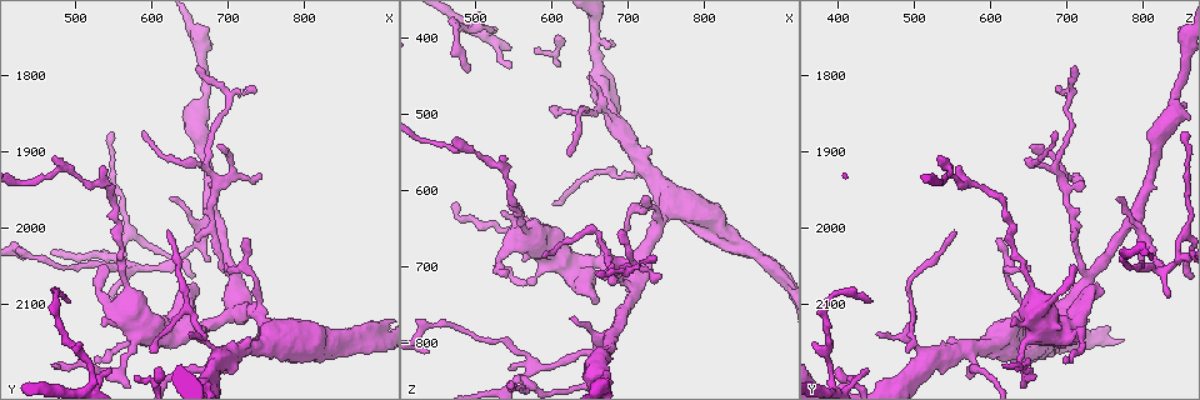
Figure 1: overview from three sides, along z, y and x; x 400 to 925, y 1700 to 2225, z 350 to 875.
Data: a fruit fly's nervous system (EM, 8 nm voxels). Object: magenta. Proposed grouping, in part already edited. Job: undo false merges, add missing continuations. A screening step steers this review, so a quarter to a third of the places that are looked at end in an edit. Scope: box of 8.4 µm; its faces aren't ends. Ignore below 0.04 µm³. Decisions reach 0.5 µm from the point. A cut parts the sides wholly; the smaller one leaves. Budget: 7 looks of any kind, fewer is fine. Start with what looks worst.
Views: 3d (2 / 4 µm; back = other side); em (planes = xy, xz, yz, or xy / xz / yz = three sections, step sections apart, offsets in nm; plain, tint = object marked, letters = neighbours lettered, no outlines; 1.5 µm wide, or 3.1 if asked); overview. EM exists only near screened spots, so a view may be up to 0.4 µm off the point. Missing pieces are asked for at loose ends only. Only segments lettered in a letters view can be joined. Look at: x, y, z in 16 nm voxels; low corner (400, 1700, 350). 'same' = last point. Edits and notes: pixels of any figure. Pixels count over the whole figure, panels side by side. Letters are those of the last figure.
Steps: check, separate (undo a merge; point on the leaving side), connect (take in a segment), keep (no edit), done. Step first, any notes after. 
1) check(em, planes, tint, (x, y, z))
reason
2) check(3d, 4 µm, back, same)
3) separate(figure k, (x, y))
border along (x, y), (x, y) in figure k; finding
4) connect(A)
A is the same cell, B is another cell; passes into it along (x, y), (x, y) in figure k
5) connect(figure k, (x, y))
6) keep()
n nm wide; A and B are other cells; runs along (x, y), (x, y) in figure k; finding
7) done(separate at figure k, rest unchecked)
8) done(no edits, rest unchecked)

check(3d, 2 µm, (695, 2060, 655))
branch stops here

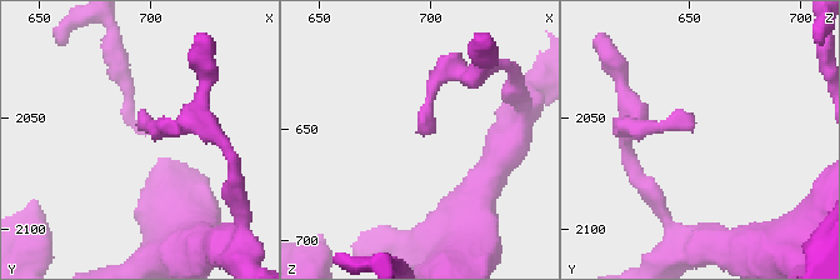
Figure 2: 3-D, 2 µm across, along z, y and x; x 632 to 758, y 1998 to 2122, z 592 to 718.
check(em, xz, step 8, letters, (694, 2055, 651))
now the EM

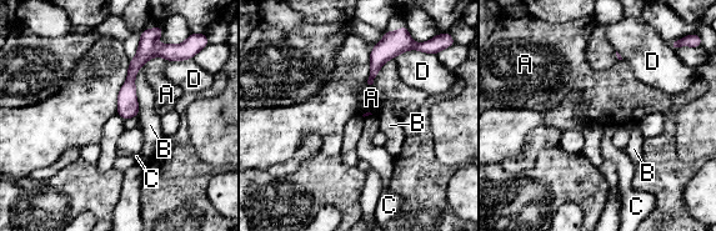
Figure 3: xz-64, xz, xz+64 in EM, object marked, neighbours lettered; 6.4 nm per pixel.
keep()
A, B, C and D are other cells; border along (380, 69), (374, 81), (369, 85) in figure 3; none of them fits

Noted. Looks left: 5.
check(3d, 2 µm, (620, 2005, 555))
an open end

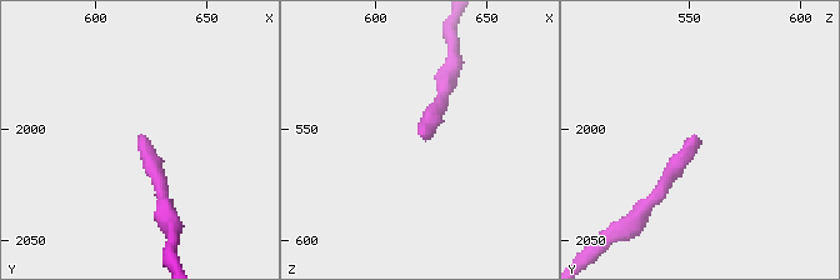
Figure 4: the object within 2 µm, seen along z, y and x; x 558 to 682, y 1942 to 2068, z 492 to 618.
check(em, xz, step 4, tint, (621, 2005, 552))
need the tissue

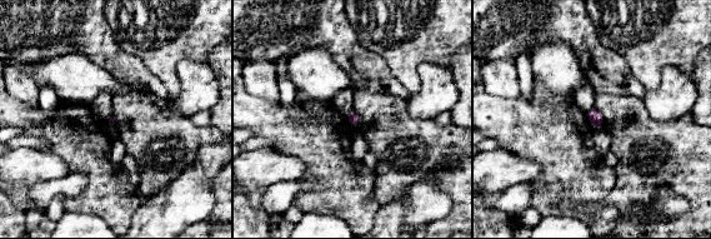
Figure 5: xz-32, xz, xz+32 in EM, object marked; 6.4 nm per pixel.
check(em, planes, letters, same)
cut it another way

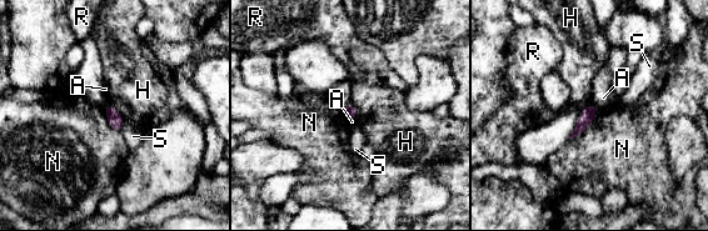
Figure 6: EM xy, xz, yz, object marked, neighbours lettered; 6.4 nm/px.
keep()
A, H, N, R and S are other cells; border along (350, 103), (355, 108), (354, 119) in figure 6; none of them fits

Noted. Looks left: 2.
check(em, yz, step 4, tint, (655, 2030, 805))
thin neck

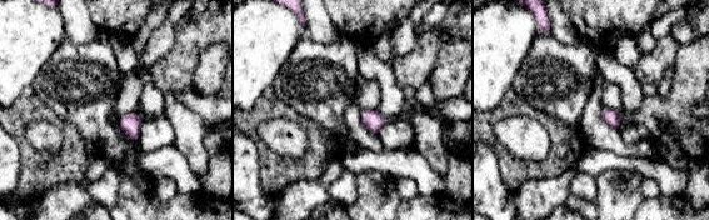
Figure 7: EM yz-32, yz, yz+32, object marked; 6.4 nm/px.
check(em, planes, letters, same)

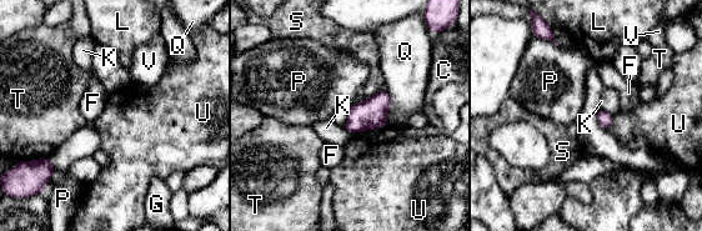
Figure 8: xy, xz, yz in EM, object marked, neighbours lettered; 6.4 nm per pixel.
keep()
C, F, G, K, L, P, Q, S, T, U and V are other cells; border along (386, 125), (364, 129), (355, 134) in figure 8; all the same neuron

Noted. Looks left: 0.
done(no edits, rest unchecked)

